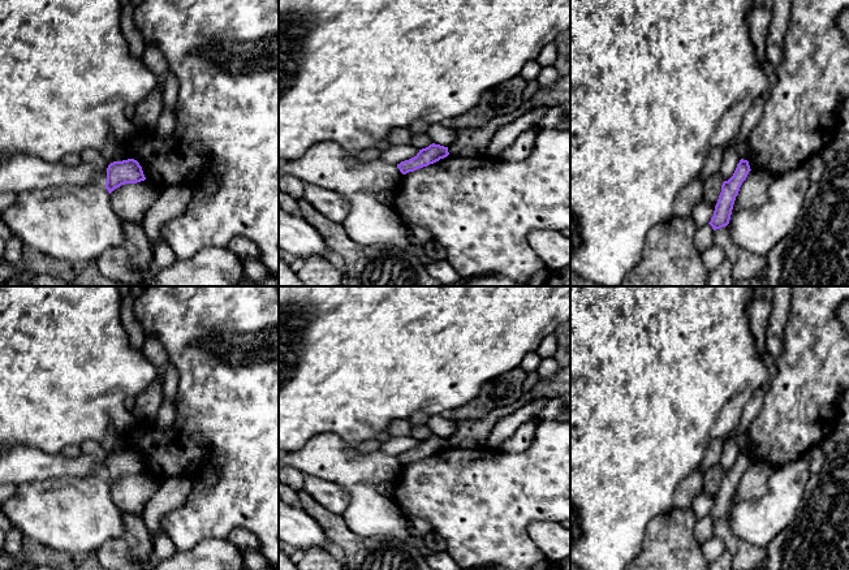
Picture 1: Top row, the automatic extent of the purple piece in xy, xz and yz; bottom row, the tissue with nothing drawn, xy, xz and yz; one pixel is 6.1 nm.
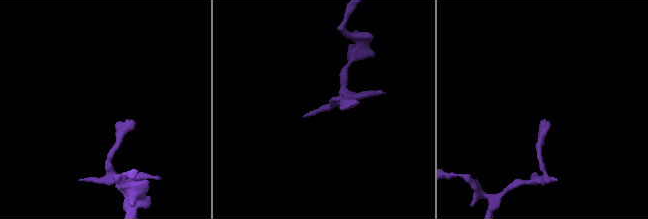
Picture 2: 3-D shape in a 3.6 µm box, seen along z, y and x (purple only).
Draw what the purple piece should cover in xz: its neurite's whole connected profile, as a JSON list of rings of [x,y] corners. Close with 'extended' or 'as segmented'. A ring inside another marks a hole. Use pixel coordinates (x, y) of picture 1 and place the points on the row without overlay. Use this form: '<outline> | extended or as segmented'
[[[432,435],[428,439],[419,441],[414,449],[397,455],[397,459],[402,466],[406,466],[409,463],[414,463],[419,459],[434,455],[440,450],[447,449],[448,446],[448,439]]] | as segmented

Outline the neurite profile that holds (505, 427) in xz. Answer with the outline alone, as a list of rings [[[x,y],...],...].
[[[533,400],[513,414],[501,418],[487,436],[487,448],[496,449],[526,422],[538,420],[540,410],[547,403],[546,400]]]

